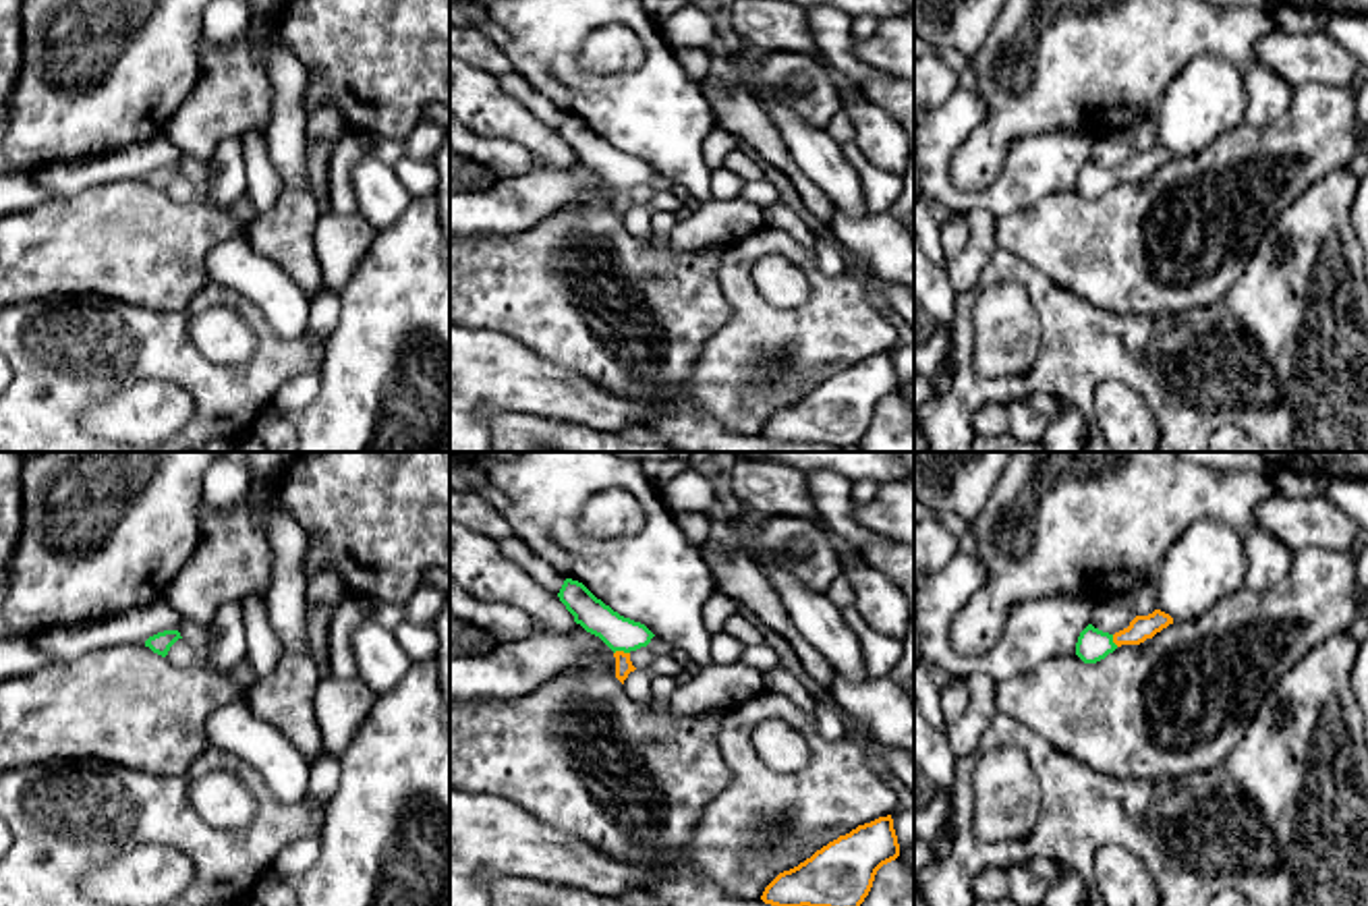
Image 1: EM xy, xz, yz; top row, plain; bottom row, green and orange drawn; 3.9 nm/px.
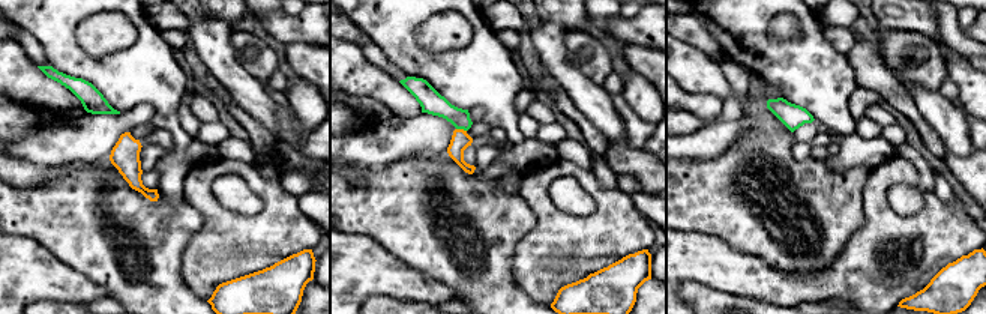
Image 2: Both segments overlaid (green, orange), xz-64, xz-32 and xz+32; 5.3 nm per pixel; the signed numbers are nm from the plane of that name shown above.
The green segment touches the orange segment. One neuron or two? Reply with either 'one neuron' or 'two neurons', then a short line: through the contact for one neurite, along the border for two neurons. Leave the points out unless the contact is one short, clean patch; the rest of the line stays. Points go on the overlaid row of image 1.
one neuron | xz (618, 633), (620, 649), (624, 666)

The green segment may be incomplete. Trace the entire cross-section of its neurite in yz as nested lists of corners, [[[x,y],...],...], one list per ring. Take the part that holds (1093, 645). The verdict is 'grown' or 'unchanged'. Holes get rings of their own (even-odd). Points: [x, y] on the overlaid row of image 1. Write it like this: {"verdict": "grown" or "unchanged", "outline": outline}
{"verdict": "grown", "outline": [[[1155,610],[1148,616],[1136,616],[1128,628],[1115,634],[1103,632],[1088,624],[1078,636],[1076,655],[1084,663],[1096,663],[1121,645],[1140,645],[1146,639],[1152,639],[1169,624],[1173,624],[1173,618],[1161,610]]]}

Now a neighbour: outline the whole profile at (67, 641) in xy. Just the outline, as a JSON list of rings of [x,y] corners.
[[[155,599],[116,616],[87,622],[58,624],[35,632],[29,643],[62,663],[114,645],[145,645],[164,630],[178,630],[189,618],[174,610],[166,599]]]

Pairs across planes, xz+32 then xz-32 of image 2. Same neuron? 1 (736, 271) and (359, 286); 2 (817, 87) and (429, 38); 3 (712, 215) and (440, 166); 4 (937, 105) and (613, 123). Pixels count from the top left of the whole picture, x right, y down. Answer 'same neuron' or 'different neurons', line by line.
1: same neuron
2: different neurons
3: same neuron
4: same neuron

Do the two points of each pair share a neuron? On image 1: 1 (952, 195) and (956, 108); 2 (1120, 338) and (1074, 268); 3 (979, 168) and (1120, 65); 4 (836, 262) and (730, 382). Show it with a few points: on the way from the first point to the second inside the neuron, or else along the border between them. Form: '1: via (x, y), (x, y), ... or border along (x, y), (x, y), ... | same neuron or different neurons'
1: via (939, 175), (939, 135), (946, 129) | same neuron
2: border along (1058, 282), (1107, 309), (1147, 316) | different neurons
3: via (1004, 131), (1070, 65), (1082, 65) | same neuron
4: border along (813, 262), (825, 274), (846, 272) | different neurons

